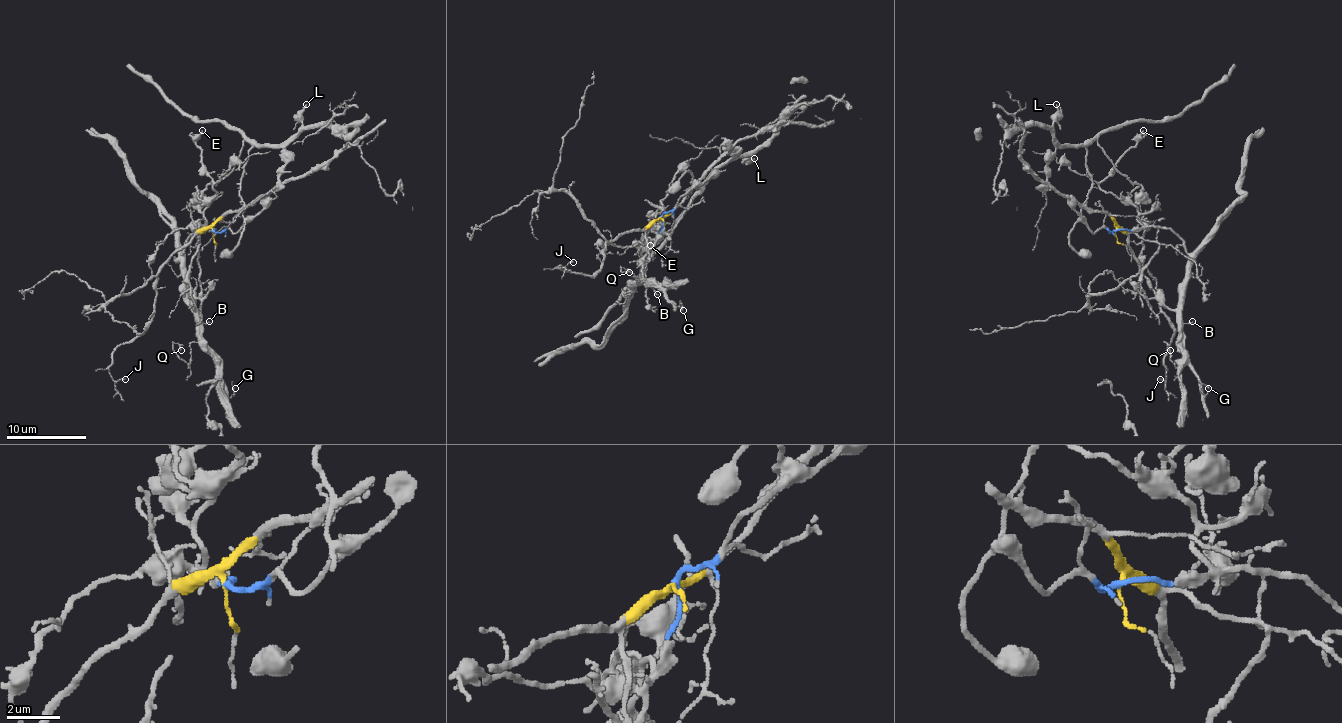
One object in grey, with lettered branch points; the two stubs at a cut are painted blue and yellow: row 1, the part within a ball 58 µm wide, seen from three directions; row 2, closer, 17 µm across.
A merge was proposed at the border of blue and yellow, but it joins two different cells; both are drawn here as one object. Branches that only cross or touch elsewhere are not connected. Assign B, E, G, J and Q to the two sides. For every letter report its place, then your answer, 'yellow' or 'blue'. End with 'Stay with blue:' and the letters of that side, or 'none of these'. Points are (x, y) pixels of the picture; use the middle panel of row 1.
B: place (657, 294); blue
E: place (650, 245); blue
G: place (683, 310); blue
J: place (573, 262); yellow
Q: place (629, 272); blue
Stay with blue: B, E, G, Q

